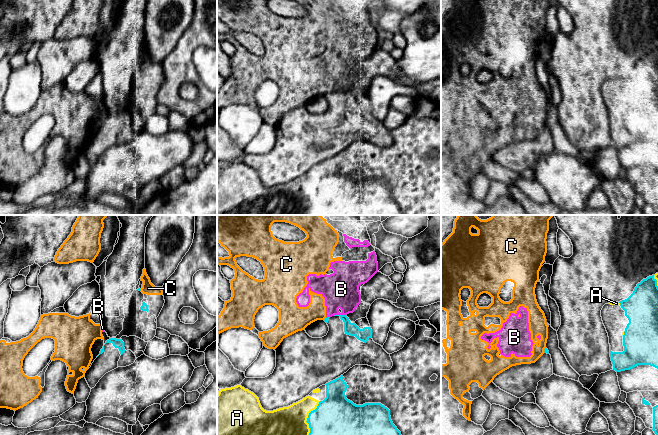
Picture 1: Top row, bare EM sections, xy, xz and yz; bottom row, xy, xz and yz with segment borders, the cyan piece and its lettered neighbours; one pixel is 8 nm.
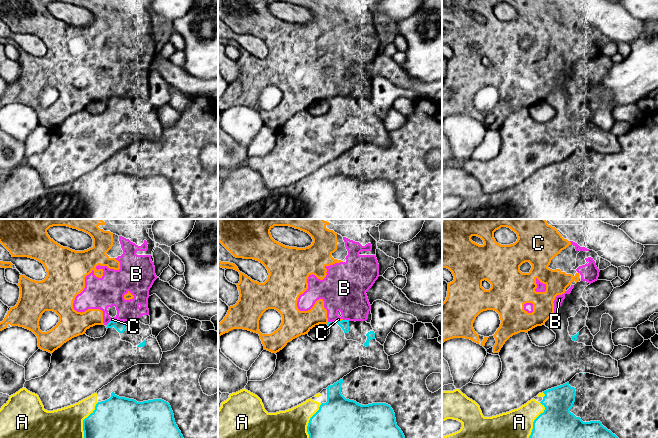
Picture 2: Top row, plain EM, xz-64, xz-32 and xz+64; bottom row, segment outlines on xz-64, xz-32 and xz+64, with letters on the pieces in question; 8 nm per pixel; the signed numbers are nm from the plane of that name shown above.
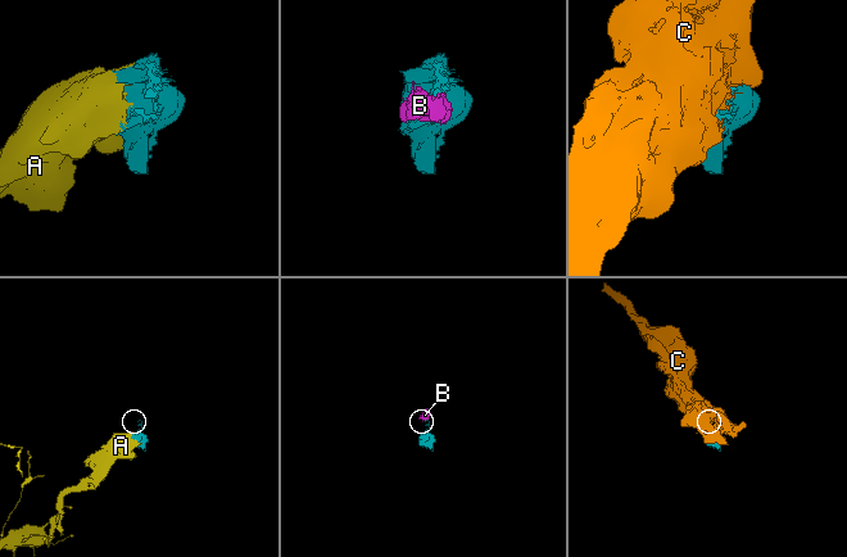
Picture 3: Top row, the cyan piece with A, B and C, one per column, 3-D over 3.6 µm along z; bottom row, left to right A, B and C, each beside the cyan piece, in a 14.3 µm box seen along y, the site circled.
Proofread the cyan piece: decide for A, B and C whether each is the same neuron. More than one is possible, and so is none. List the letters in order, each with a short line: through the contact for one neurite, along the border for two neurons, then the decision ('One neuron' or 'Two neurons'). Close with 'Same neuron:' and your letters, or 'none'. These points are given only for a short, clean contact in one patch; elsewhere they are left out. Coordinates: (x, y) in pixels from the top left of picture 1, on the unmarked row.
A: One neuron
B: Line: xz (339, 90), (345, 91). Two neurons
C: Two neurons
Same neuron: A

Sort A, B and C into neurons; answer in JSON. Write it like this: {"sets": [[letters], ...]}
{"sets": [["A"], ["B", "C"]]}

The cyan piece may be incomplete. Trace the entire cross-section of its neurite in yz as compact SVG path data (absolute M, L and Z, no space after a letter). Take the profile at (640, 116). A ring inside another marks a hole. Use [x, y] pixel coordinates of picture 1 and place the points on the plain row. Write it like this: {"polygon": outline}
{"polygon": "M658 49L638 59L627 75L609 80L620 81L629 96L622 108L624 127L612 128L610 122L613 146L621 148L638 141L650 141L658 145Z"}

